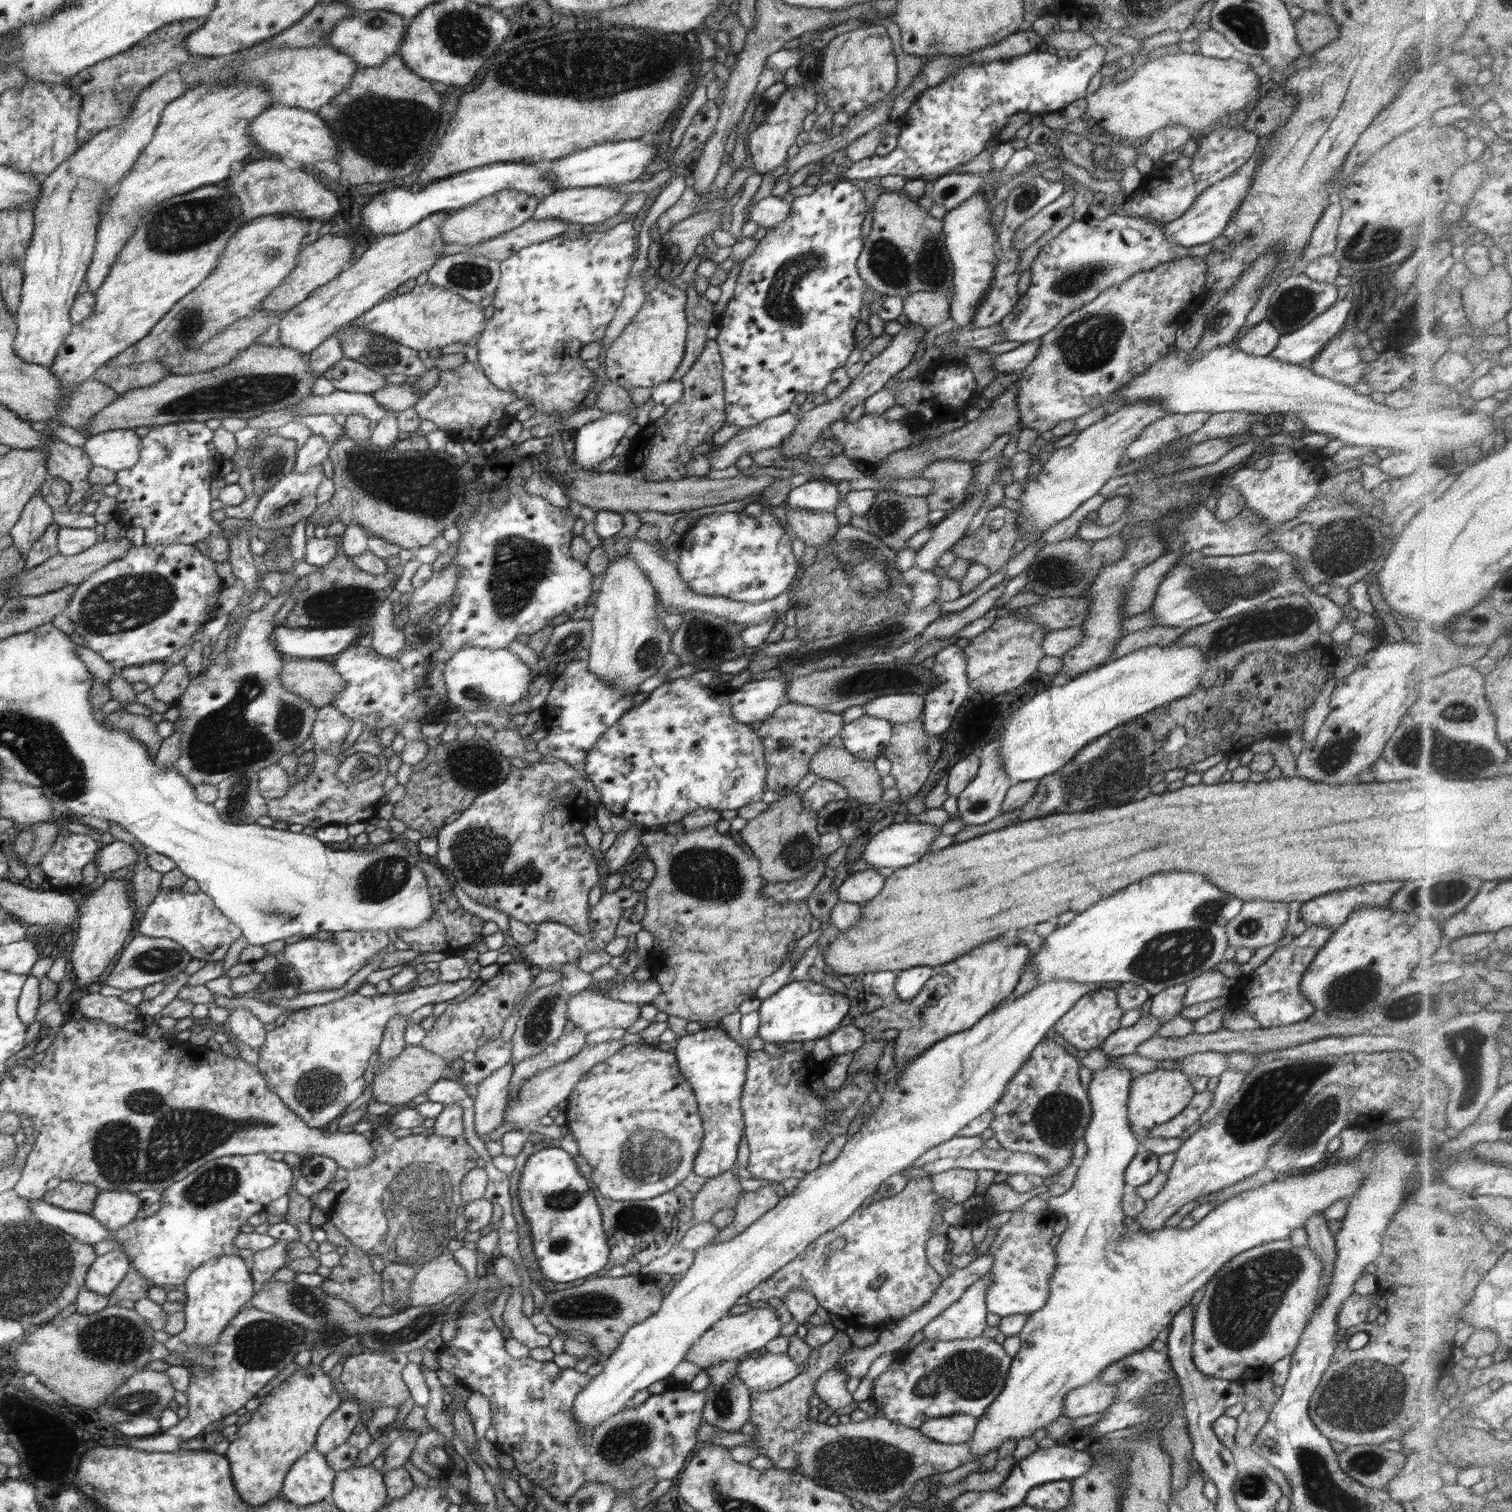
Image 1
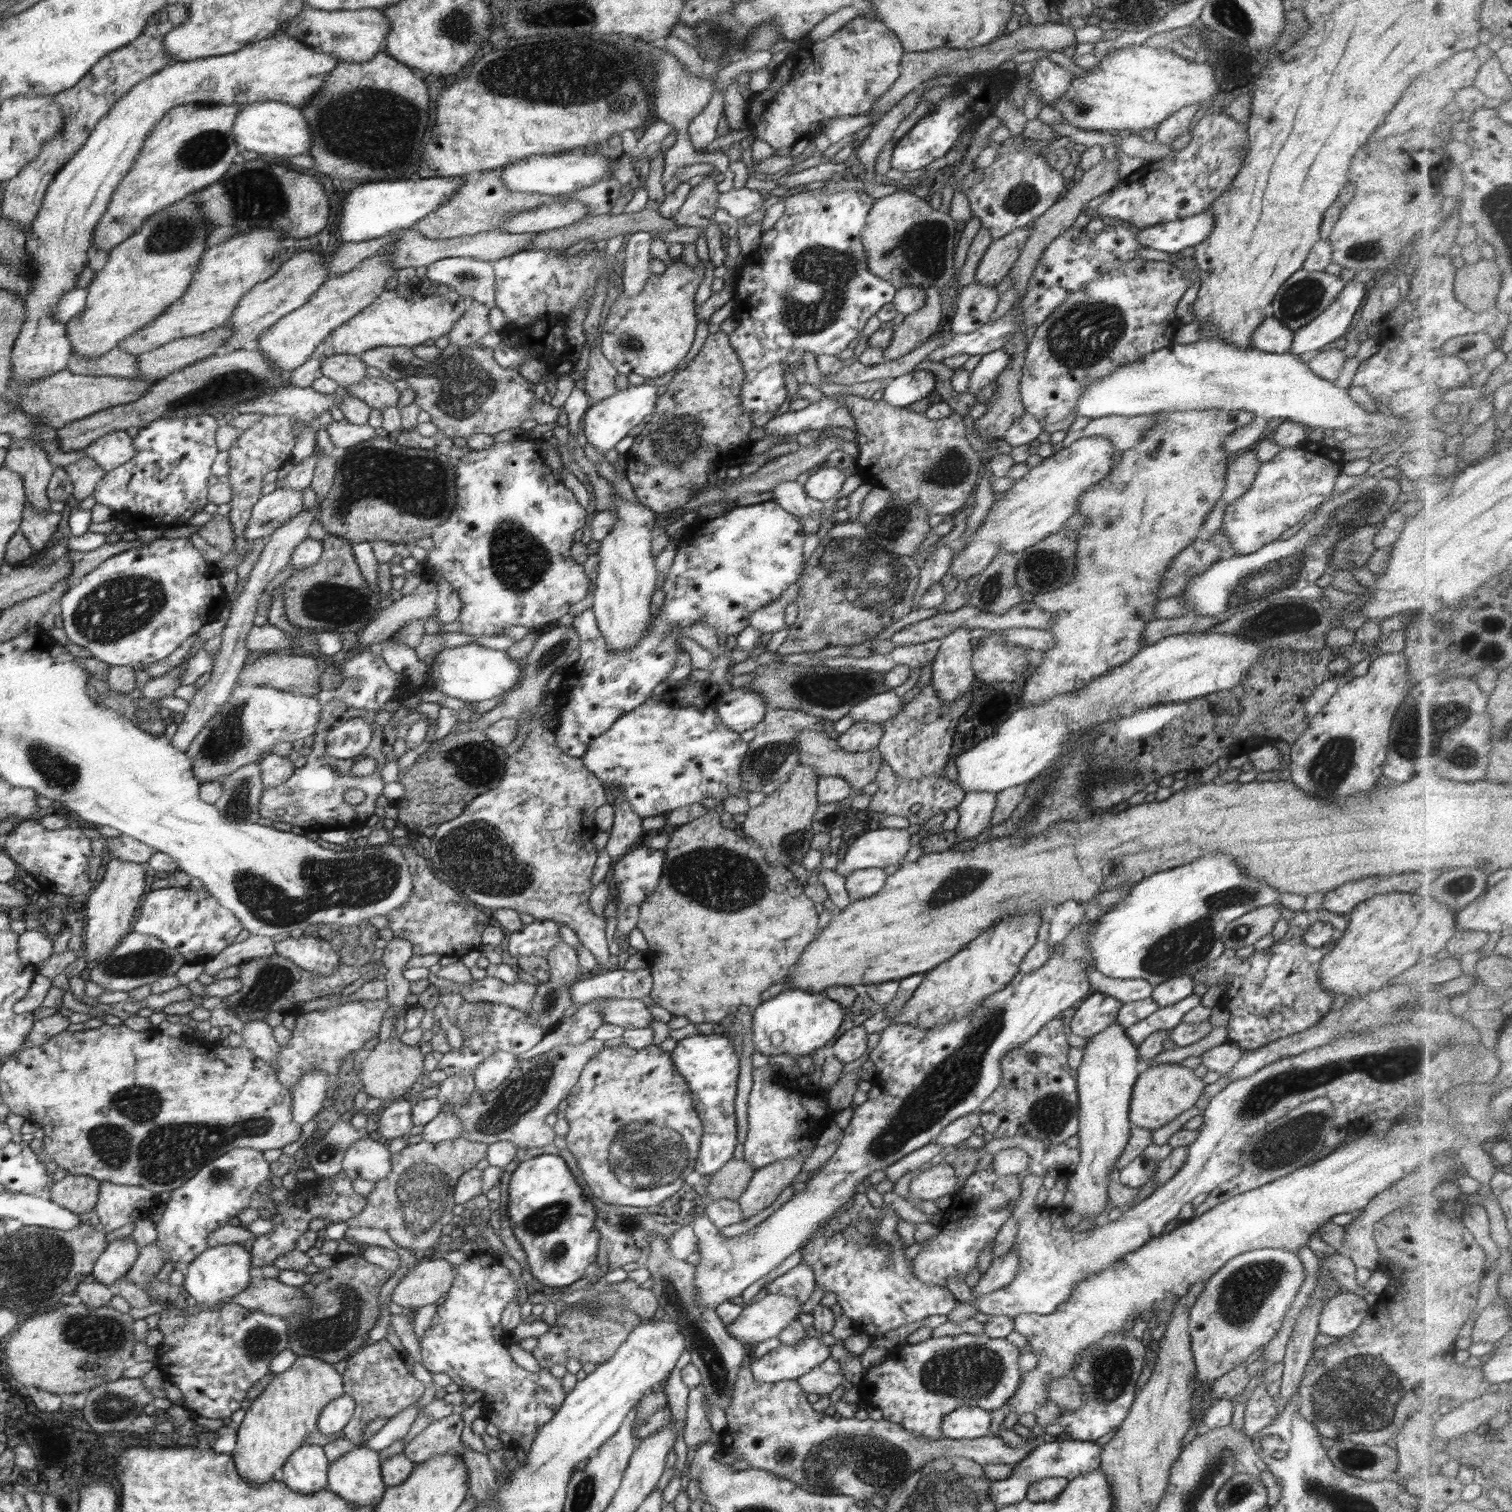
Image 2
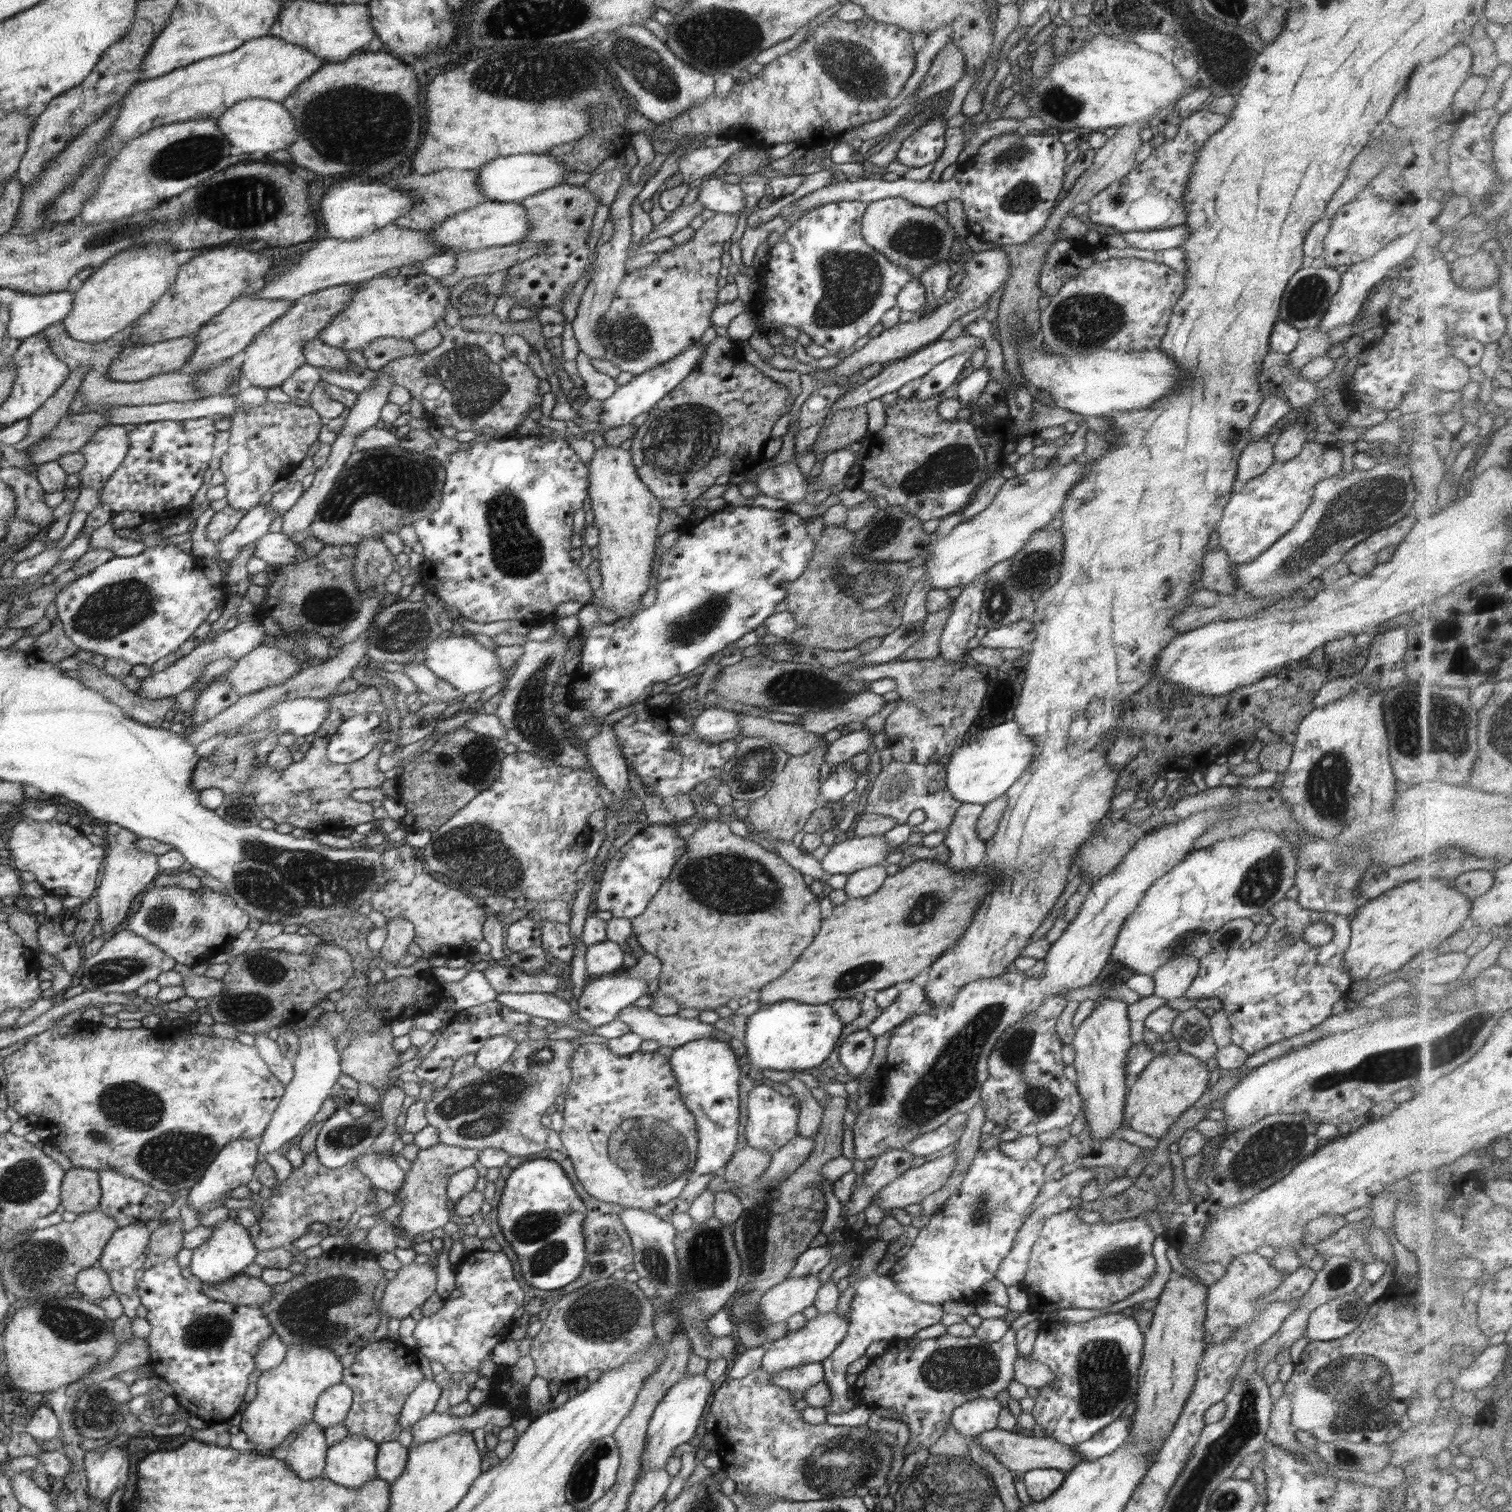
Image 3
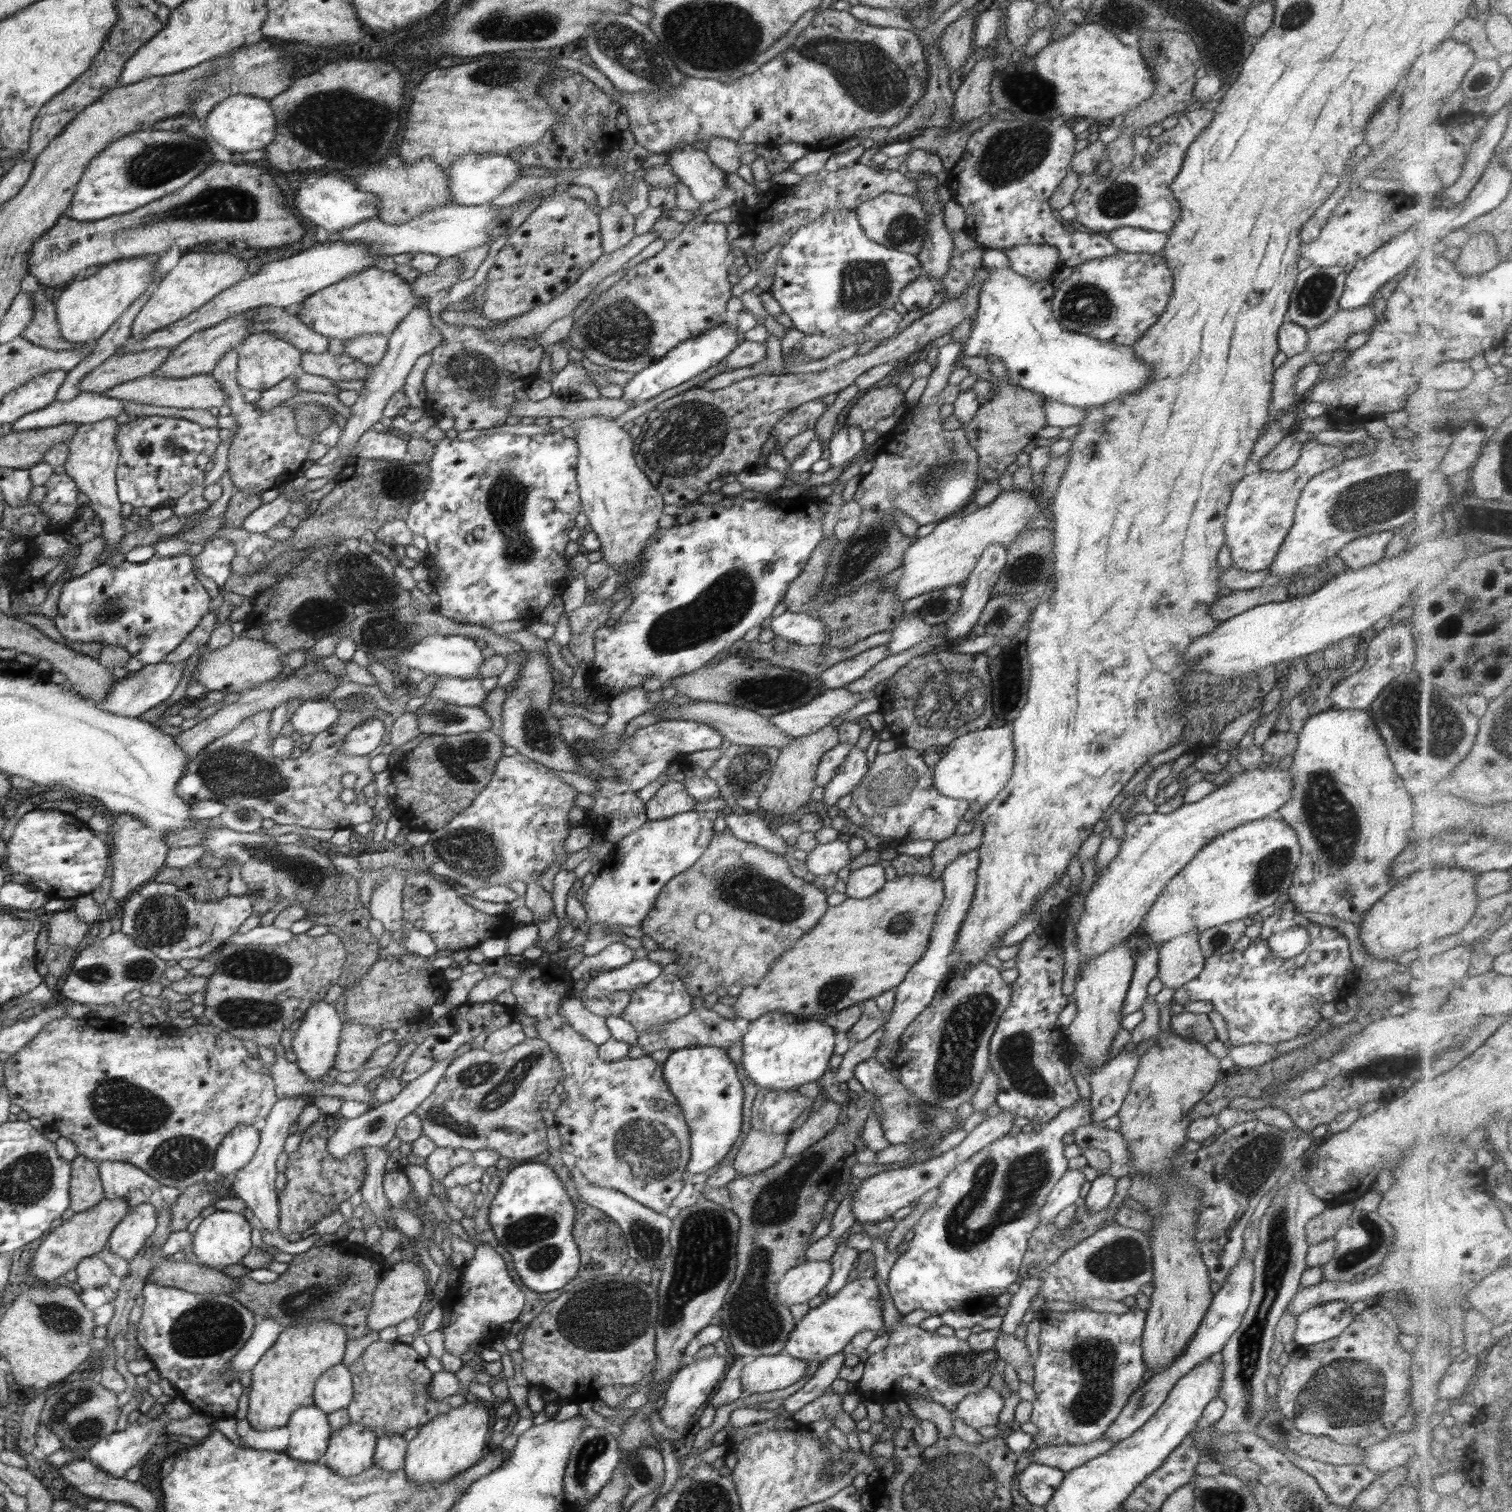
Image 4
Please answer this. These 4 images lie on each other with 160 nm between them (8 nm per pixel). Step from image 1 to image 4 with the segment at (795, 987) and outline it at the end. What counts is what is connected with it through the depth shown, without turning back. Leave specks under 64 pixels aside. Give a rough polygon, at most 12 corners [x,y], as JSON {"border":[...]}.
{"border":[[768,1012],[746,1023],[756,1086],[796,1091],[829,1070],[825,1020]]}

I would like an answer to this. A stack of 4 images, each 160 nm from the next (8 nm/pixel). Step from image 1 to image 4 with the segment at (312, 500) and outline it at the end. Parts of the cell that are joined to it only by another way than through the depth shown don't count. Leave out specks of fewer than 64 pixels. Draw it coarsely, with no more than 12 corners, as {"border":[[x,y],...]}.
{"border":[[216,538],[195,556],[194,568],[222,588],[237,550]]}

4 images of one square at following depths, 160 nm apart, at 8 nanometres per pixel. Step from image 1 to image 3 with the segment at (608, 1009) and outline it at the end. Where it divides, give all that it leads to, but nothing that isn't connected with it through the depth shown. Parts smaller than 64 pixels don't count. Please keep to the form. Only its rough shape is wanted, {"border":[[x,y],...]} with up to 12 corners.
{"border":[[627,1006],[619,1019],[643,1040],[681,1047],[713,1024]]}

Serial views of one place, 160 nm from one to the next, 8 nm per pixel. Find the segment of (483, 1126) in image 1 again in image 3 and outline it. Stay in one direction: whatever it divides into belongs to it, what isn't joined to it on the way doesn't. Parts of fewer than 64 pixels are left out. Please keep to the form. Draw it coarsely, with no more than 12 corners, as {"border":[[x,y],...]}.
{"border":[[510,1036],[487,1040],[475,1054],[484,1072],[510,1061],[517,1042]]}

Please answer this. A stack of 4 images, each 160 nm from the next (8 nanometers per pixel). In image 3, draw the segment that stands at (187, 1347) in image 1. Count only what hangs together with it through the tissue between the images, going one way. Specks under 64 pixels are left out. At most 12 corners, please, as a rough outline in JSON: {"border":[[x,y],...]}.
{"border":[[232,1215],[193,1250],[190,1272],[218,1284],[246,1276],[258,1256]]}

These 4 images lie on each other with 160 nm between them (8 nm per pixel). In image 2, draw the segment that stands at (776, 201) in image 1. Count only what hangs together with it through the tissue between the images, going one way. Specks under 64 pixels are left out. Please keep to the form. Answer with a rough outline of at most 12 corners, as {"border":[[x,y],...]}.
{"border":[[743,187],[722,193],[717,200],[733,218],[760,210],[765,199]]}

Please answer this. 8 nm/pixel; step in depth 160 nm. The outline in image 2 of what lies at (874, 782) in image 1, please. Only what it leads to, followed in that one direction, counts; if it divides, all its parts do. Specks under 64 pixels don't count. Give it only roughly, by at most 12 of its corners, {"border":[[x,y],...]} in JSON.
{"border":[[825,732],[796,735],[800,765],[847,780],[853,794],[875,782],[878,747],[848,752]]}

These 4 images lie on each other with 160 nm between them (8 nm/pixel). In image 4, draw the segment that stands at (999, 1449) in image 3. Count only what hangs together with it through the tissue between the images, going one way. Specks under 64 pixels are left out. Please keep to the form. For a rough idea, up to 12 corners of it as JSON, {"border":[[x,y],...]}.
{"border":[[1118,1443],[1035,1448],[1032,1463],[1071,1472],[1111,1451]]}

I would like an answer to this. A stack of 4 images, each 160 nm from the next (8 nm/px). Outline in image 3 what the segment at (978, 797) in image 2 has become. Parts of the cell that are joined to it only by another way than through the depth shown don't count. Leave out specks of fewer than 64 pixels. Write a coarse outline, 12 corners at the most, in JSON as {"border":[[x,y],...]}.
{"border":[[961,803],[945,834],[946,864],[985,868],[977,822],[984,805]]}

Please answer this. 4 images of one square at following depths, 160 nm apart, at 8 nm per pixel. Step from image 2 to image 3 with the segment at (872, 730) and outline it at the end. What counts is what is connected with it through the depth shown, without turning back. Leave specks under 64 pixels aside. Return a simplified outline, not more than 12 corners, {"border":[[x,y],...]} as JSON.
{"border":[[867,730],[840,736],[828,744],[825,761],[835,767],[868,750]]}

